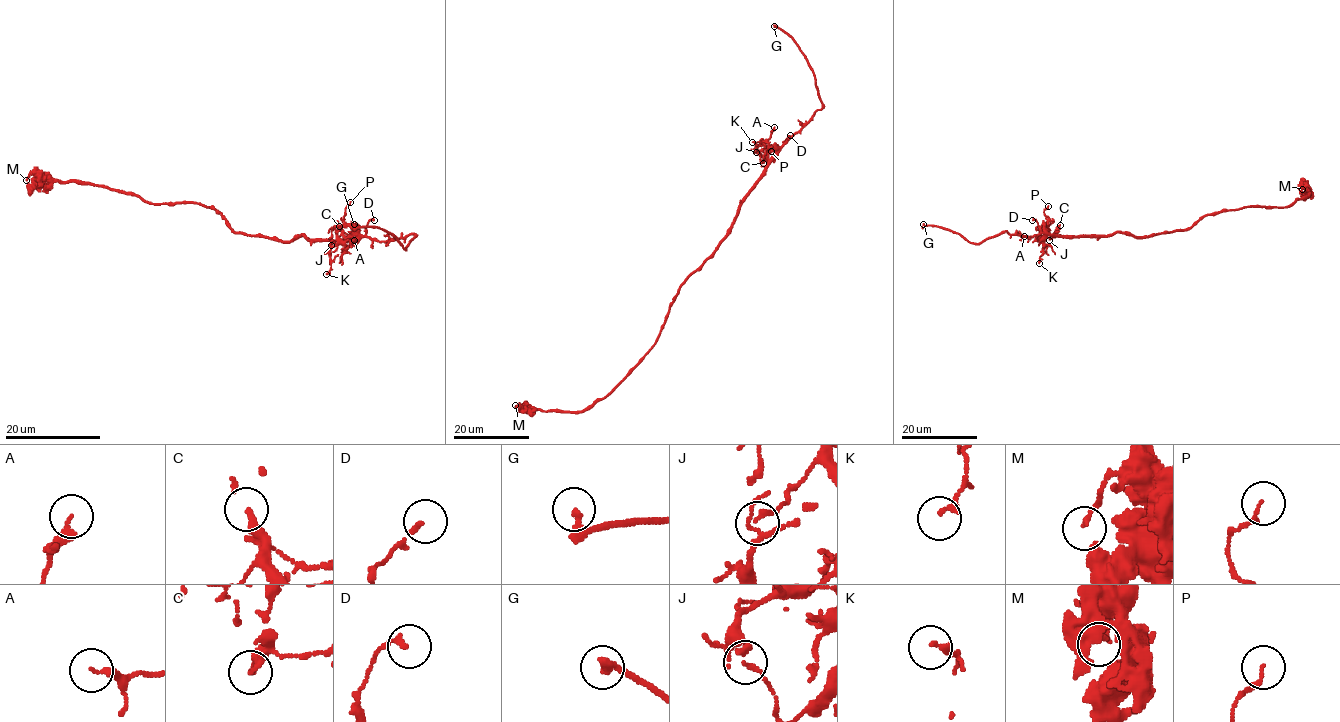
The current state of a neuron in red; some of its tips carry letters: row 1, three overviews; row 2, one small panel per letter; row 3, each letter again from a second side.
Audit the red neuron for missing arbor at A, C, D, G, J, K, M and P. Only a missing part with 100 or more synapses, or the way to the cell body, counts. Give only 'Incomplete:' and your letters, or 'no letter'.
Incomplete: G

